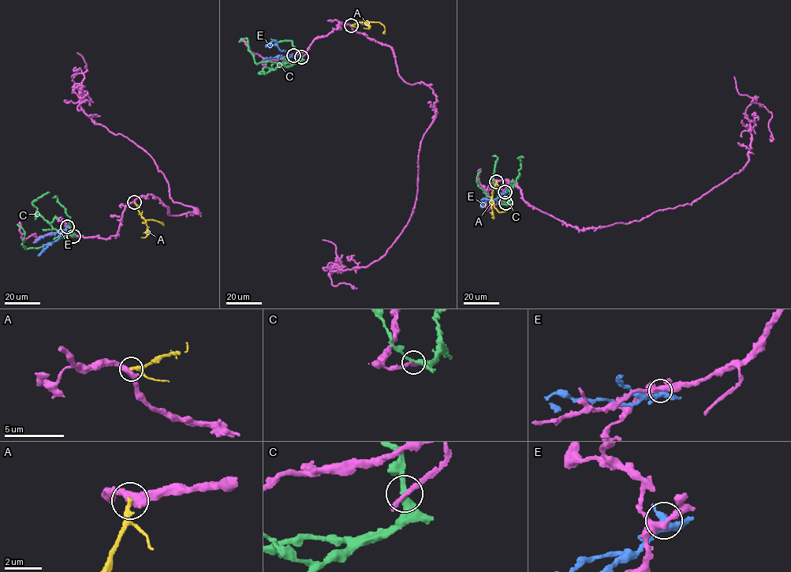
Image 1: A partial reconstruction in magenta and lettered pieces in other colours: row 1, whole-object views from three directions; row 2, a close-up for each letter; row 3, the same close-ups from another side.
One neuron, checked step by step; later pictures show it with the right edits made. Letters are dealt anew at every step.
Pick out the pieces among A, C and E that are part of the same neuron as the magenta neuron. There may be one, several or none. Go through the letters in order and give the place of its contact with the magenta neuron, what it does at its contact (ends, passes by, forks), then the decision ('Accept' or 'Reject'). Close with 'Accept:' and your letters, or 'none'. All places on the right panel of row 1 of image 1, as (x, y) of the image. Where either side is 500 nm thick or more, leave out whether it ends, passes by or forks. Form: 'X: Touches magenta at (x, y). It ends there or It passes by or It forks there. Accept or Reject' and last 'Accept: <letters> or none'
A: Touches magenta at (496, 181). It ends there. Reject
C: Touches magenta at (505, 203). It passes by. Reject
E: Touches magenta at (505, 192). It forks there. Reject
Accept: none

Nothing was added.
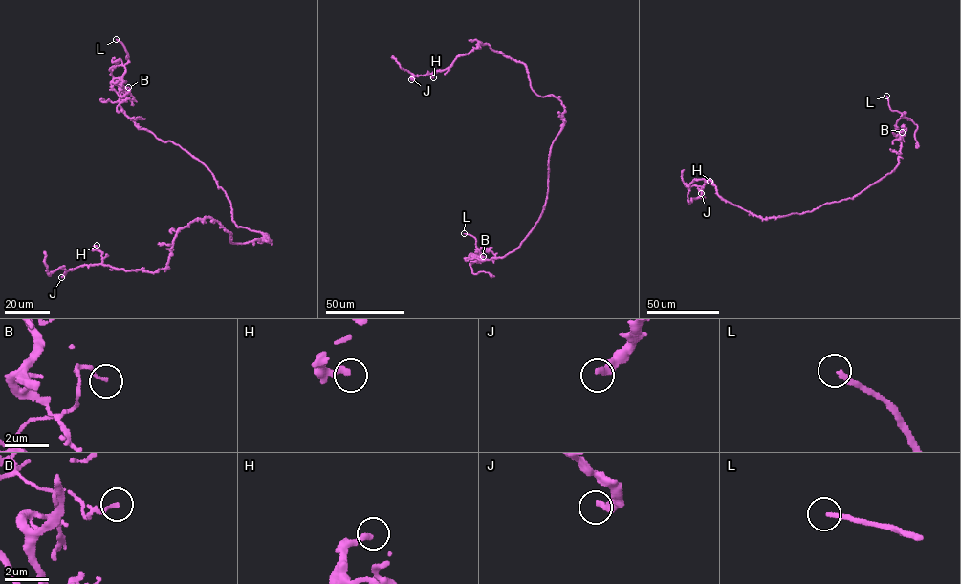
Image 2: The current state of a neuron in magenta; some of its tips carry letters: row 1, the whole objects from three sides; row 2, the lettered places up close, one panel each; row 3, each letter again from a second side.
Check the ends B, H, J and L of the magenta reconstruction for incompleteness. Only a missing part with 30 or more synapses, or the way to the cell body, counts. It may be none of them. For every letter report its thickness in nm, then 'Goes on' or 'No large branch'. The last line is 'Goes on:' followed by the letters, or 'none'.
B: Thickness 130 nm. No large branch
H: Thickness 240 nm. No large branch
J: Thickness 240 nm. No large branch
L: Thickness 220 nm. Goes on
Goes on: L

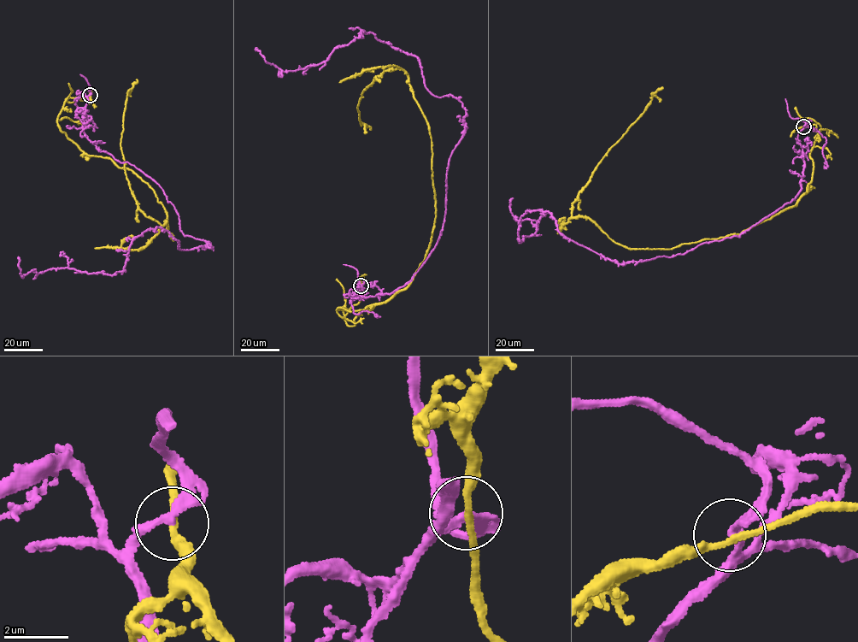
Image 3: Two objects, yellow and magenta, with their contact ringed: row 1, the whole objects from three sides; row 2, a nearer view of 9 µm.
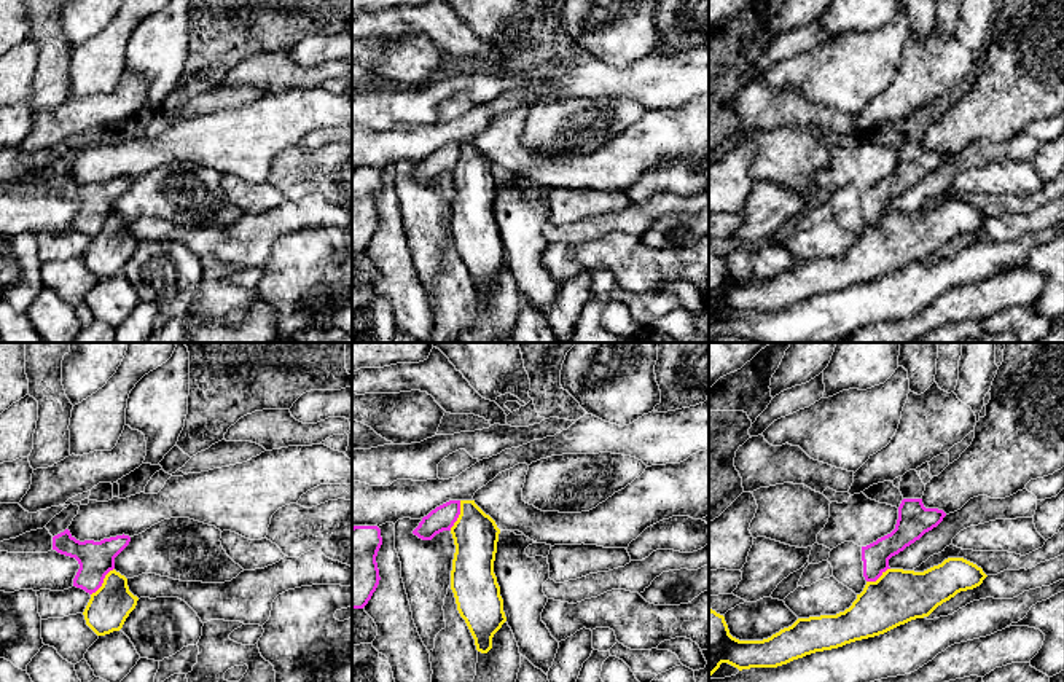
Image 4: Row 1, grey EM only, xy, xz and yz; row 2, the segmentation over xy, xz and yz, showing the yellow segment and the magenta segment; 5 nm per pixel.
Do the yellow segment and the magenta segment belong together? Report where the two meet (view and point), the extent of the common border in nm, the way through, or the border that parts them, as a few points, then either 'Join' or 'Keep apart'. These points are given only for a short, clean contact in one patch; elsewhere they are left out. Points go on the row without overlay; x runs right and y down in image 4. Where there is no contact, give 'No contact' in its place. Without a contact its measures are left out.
Touches yellow at xy (104, 225). Shared border 180 nm. Boundary: xy (113, 211), (91, 238). Keep apart

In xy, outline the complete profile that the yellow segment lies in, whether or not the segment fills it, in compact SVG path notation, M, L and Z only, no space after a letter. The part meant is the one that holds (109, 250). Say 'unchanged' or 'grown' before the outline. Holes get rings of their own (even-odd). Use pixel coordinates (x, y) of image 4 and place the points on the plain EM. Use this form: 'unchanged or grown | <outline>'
unchanged | M113 212L105 218L102 229L91 237L83 255L86 268L97 279L119 274L137 244L139 241L129 234L127 221Z

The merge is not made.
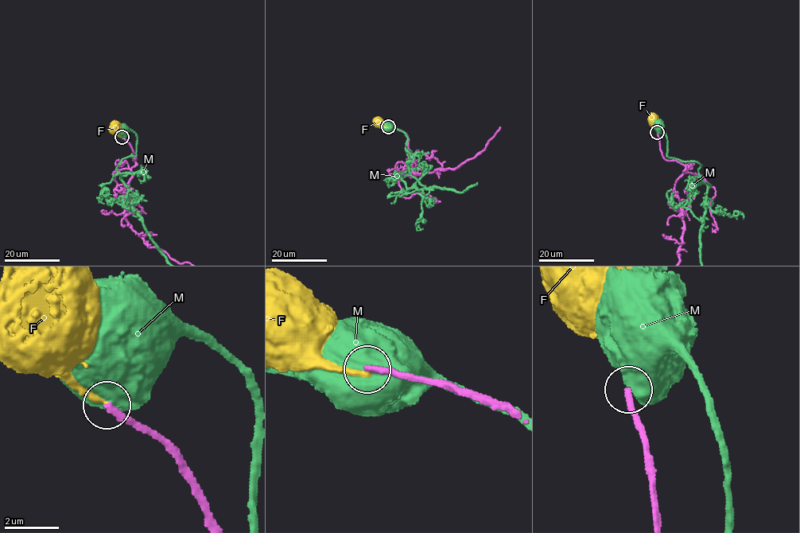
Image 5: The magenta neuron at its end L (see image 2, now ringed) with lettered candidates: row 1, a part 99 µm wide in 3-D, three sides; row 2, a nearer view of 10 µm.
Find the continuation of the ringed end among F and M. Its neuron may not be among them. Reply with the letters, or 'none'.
none

